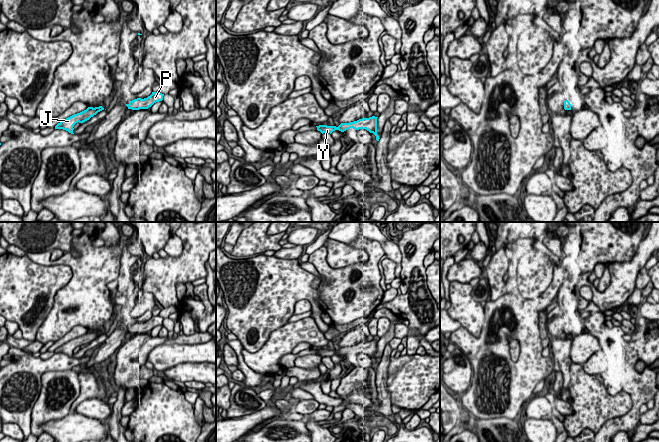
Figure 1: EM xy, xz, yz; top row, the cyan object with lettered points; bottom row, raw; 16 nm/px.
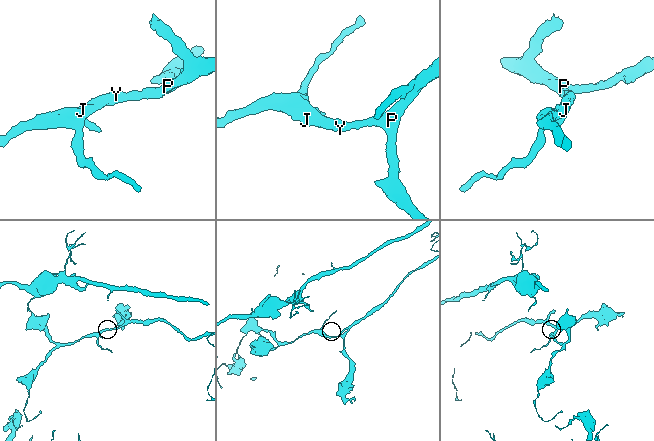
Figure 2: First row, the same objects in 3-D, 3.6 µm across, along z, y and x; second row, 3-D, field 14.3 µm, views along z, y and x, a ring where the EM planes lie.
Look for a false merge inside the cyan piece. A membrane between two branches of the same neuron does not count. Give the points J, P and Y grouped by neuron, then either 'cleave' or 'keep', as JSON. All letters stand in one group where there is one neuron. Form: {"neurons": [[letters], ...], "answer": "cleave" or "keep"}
{"neurons": [["J", "P", "Y"]], "answer": "keep"}

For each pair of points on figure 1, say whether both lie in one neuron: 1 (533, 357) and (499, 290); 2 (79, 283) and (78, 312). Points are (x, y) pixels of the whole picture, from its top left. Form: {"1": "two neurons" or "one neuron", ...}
{"1": "two neurons", "2": "one neuron"}

